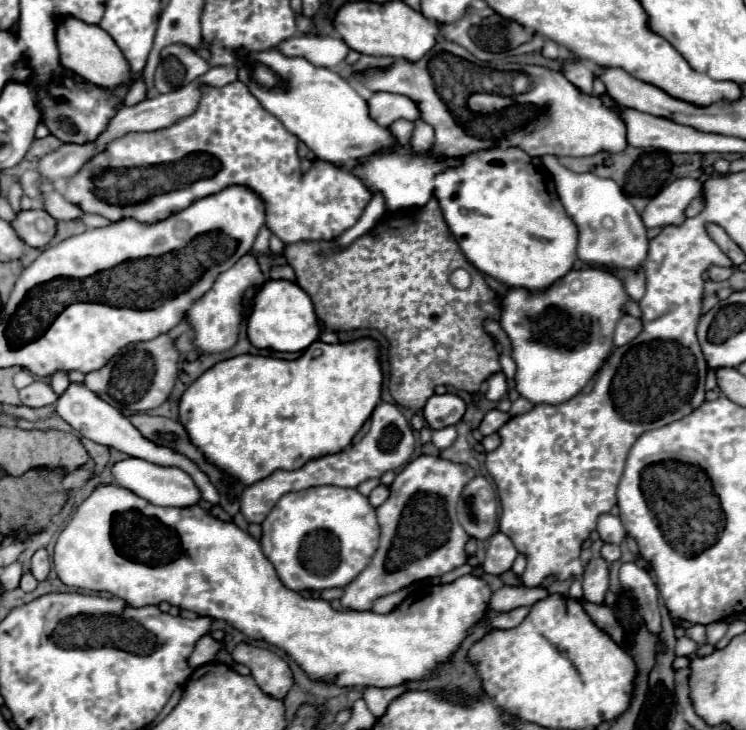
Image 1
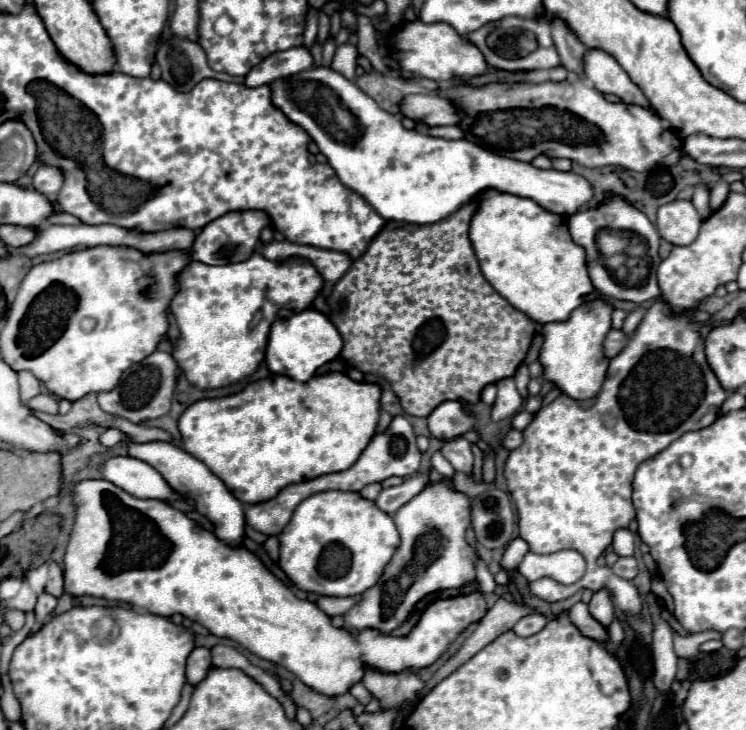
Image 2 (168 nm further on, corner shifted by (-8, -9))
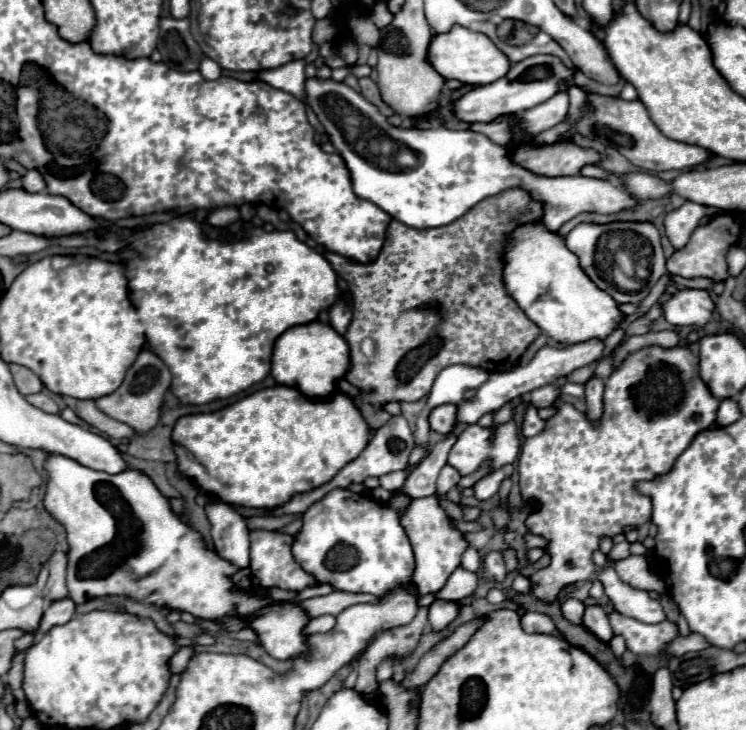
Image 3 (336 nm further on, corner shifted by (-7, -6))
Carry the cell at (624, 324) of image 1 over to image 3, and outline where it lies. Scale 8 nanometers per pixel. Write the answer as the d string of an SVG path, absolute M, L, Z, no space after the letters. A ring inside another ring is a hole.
M590 340L590 342L584 342L584 344L560 346L560 348L544 346L544 348L540 348L536 352L536 356L526 366L516 366L510 372L494 372L494 374L490 374L490 378L476 390L474 398L472 400L464 400L458 406L456 422L460 422L460 424L476 424L484 414L500 410L506 402L516 400L516 398L520 398L520 396L524 396L524 394L528 394L528 392L532 392L532 390L536 390L540 386L552 384L554 380L564 378L570 372L582 368L582 366L588 366L590 362L600 360L602 358L602 350L604 350L604 342L602 340Z

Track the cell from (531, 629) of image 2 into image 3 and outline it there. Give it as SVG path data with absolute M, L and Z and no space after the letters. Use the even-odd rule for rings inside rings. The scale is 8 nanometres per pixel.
M526 612L522 616L522 628L530 634L556 634L560 636L554 620L548 614L538 614L538 612Z

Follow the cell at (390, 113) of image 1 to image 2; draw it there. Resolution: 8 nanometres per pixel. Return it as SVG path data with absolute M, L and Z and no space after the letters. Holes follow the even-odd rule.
M407 95L399 105L399 113L429 127L455 125L459 121L459 115L449 99L439 95Z

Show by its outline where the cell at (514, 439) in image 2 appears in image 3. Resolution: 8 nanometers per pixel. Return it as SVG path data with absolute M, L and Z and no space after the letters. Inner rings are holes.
M530 404L528 410L526 410L526 416L524 416L524 422L522 422L522 434L524 436L536 436L544 430L546 422L538 416L538 410Z

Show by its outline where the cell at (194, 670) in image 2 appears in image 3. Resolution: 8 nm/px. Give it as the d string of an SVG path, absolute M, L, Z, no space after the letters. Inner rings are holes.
M180 648L180 650L170 658L170 662L168 662L170 672L172 672L172 674L184 672L184 670L186 670L186 664L188 664L188 660L190 660L192 654L194 654L192 648Z

